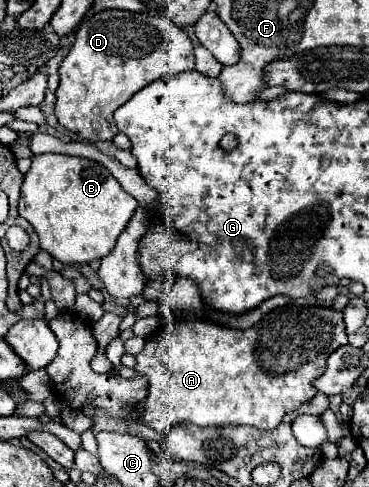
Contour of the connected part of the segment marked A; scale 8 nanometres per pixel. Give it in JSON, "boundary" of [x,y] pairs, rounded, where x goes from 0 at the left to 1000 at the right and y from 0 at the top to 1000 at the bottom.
{"boundary":[[[783,624],[783,628],[767,628],[767,632],[751,632],[740,641],[729,641],[702,665],[669,674],[669,678],[631,678],[631,674],[599,674],[599,669],[583,669],[583,665],[561,665],[561,661],[545,661],[545,657],[528,657],[528,661],[512,661],[512,665],[496,665],[485,669],[480,678],[469,682],[447,682],[425,694],[425,702],[393,702],[388,719],[366,731],[371,735],[371,752],[366,752],[366,764],[382,768],[388,776],[398,776],[404,784],[404,809],[388,825],[377,825],[377,846],[382,846],[382,862],[425,883],[425,887],[453,887],[463,871],[491,871],[491,867],[518,867],[518,871],[534,871],[534,875],[686,875],[696,883],[745,883],[767,854],[778,846],[794,846],[816,825],[832,825],[843,821],[859,801],[848,797],[848,780],[864,776],[864,768],[881,760],[881,747],[886,747],[886,735],[919,715],[940,706],[940,682],[935,682],[935,665],[930,665],[930,645],[924,637],[908,637],[908,632],[892,632],[892,628],[805,628],[805,624]]]}

